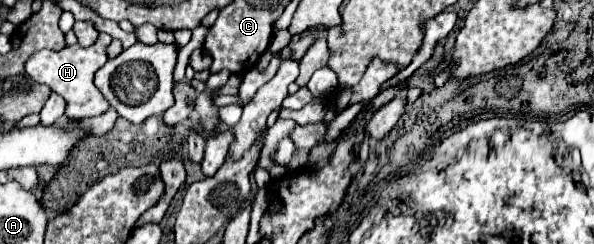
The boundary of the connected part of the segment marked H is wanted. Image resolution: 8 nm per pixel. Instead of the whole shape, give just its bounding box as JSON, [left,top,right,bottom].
[26,33,112,119]

